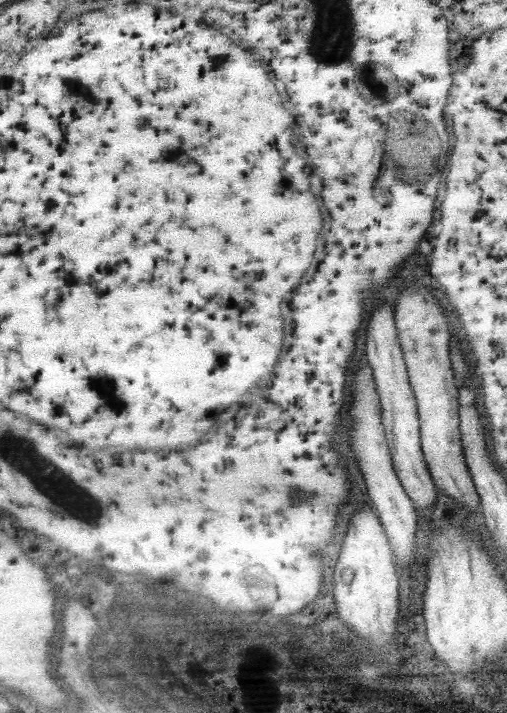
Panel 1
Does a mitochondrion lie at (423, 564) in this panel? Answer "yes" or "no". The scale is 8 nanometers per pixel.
no

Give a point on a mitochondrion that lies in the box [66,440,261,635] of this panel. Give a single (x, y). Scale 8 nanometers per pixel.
(172, 589)

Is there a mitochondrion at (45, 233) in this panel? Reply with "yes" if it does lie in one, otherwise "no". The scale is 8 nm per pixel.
no

